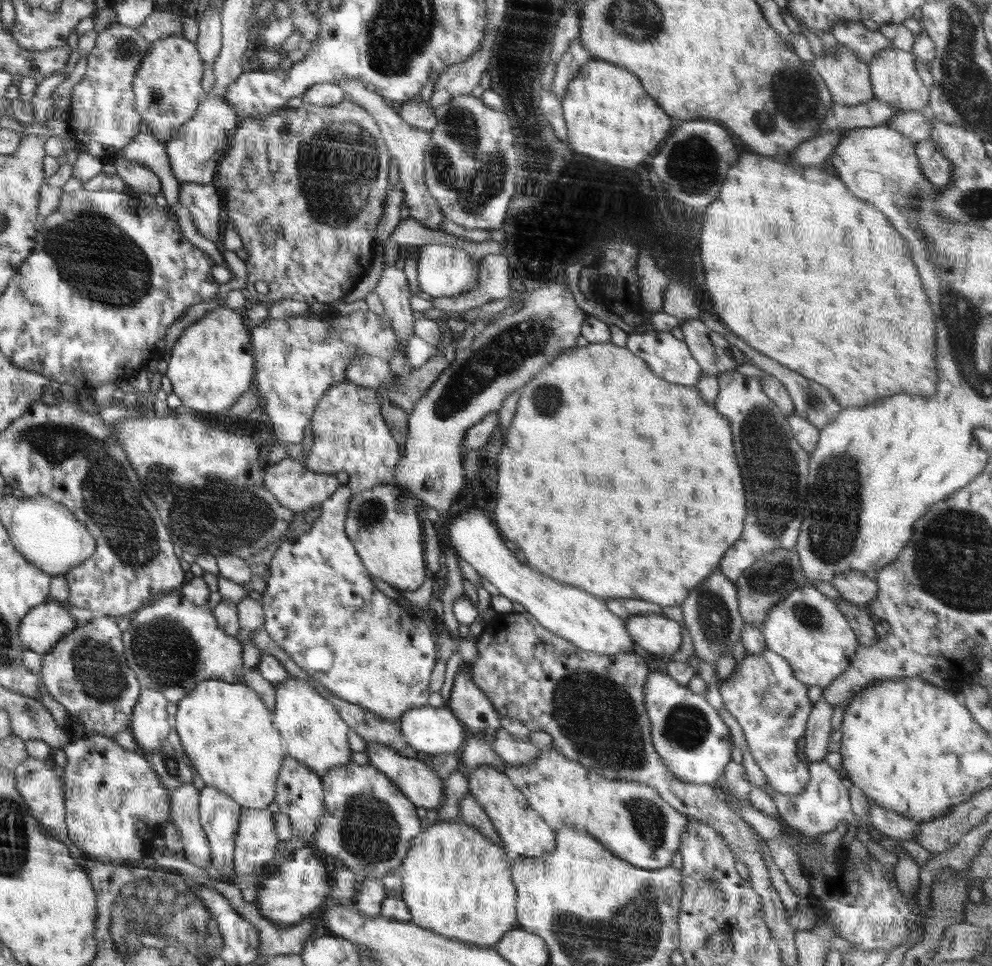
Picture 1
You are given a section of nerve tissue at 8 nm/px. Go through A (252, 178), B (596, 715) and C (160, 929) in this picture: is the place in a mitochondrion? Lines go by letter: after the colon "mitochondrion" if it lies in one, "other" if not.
A: other
B: mitochondrion
C: mitochondrion

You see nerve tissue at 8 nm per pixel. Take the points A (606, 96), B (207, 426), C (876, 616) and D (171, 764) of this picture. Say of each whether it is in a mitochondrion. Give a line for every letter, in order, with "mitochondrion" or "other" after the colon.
A: other
B: other
C: other
D: mitochondrion

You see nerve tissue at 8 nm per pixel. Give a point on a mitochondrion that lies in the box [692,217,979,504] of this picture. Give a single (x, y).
(812, 400)

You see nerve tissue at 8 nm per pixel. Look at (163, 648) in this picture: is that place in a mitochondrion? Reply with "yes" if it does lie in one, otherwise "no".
yes

